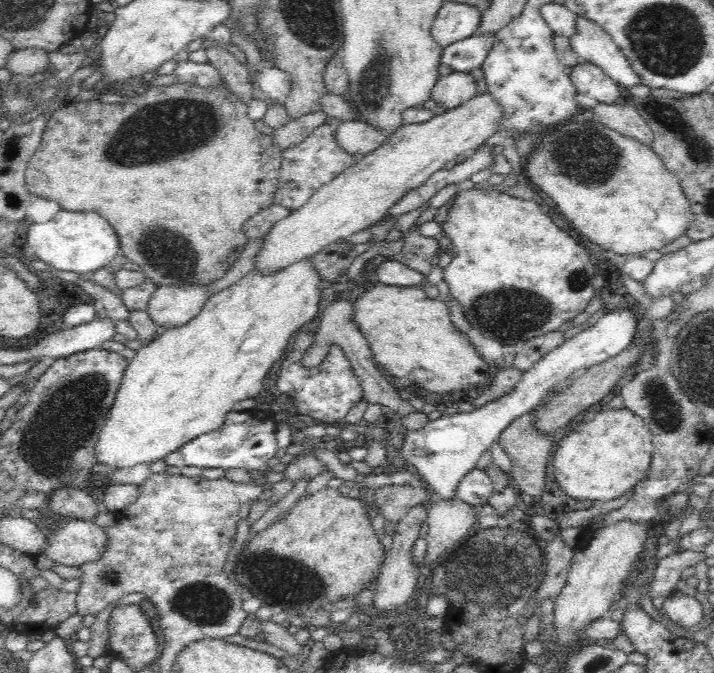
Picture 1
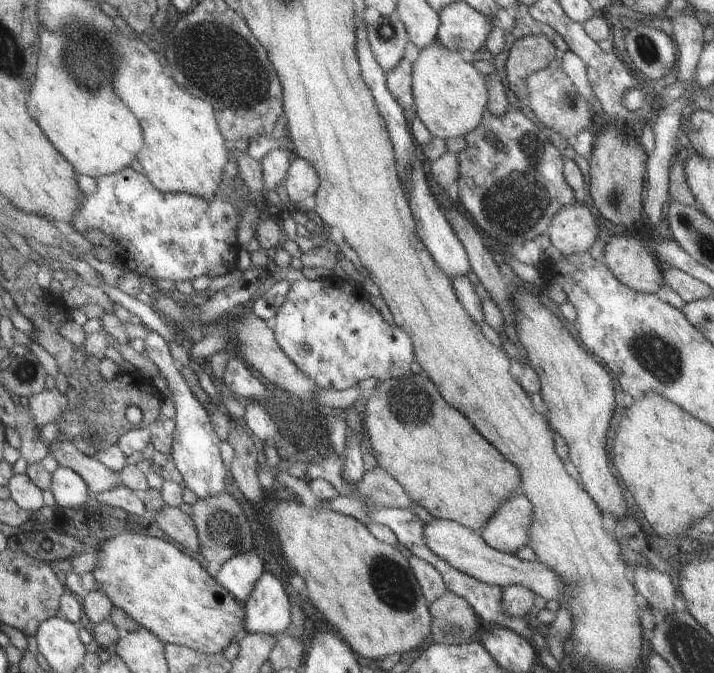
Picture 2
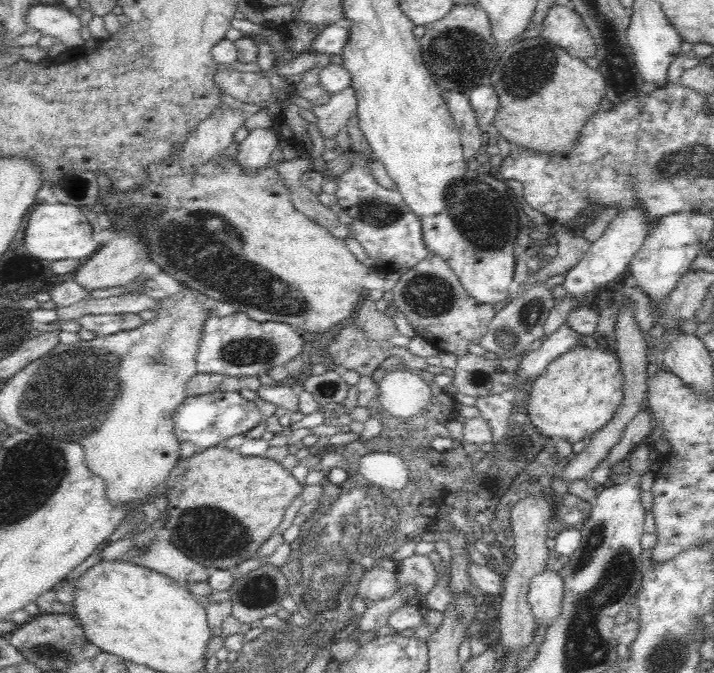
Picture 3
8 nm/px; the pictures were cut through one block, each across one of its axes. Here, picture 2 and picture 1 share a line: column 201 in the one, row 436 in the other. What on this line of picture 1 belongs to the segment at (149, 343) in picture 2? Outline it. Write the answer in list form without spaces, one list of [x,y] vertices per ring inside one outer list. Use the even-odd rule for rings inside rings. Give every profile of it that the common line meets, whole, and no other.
[[[626,302],[610,309],[598,322],[586,329],[578,331],[566,340],[562,346],[550,352],[543,360],[523,374],[518,386],[510,394],[487,402],[482,408],[470,413],[454,413],[443,415],[430,422],[419,431],[407,434],[401,455],[407,460],[418,477],[426,481],[434,492],[441,494],[444,499],[454,497],[458,483],[476,468],[476,462],[481,454],[500,436],[500,433],[521,414],[535,409],[547,392],[558,382],[582,367],[589,367],[608,360],[629,348],[636,338],[638,330],[638,315],[636,310]]]

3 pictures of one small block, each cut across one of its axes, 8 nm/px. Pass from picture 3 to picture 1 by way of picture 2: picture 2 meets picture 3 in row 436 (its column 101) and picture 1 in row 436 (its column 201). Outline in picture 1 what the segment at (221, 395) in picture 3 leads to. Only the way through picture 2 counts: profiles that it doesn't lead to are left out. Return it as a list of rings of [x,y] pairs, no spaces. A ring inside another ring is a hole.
[[[256,406],[247,411],[230,411],[220,428],[197,436],[194,440],[183,444],[178,450],[165,456],[167,466],[178,466],[182,469],[188,466],[198,468],[244,468],[244,470],[263,470],[270,474],[266,462],[275,454],[277,422],[266,412]]]

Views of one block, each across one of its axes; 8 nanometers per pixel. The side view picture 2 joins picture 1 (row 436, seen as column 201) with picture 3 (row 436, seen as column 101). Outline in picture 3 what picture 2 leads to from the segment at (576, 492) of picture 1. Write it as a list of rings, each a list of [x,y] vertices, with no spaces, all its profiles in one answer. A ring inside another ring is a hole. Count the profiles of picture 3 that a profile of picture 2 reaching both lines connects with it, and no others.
[[[576,346],[548,364],[548,368],[534,380],[527,415],[544,438],[552,441],[561,438],[570,444],[587,442],[614,418],[623,396],[623,374],[615,354]]]

